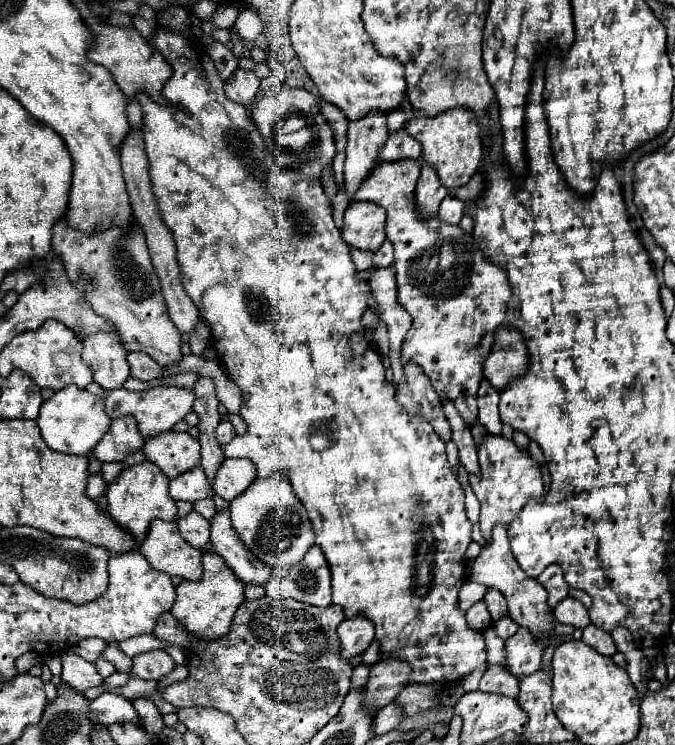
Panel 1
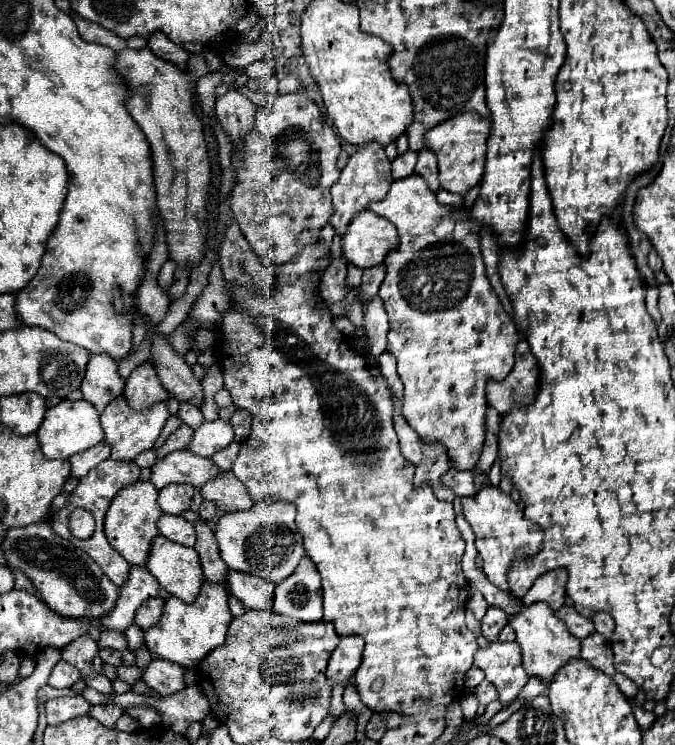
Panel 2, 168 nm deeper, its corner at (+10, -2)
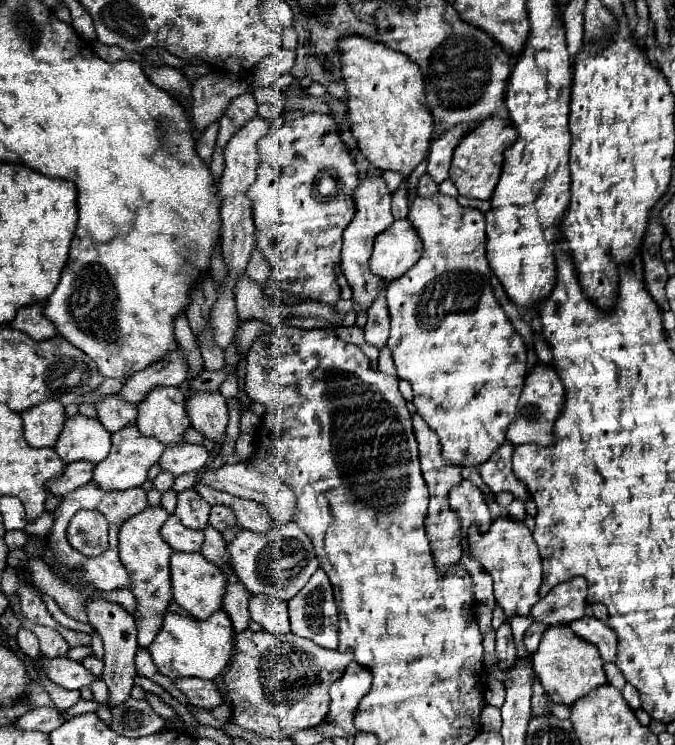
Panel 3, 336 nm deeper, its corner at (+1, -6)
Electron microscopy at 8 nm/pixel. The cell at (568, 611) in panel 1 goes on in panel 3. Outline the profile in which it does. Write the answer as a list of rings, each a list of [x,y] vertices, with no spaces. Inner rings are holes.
[[[583,616],[583,618],[575,620],[575,622],[571,622],[569,628],[581,640],[597,646],[597,650],[601,652],[601,658],[605,662],[615,662],[615,656],[617,656],[617,634],[613,634],[613,630],[605,622],[593,618],[593,616]]]

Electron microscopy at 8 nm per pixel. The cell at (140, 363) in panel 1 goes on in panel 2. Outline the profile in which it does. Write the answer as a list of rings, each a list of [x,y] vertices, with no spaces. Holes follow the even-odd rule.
[[[142,362],[140,366],[136,366],[132,370],[132,374],[126,380],[124,394],[130,402],[130,406],[136,410],[148,408],[148,406],[162,402],[162,400],[168,400],[168,392],[160,384],[150,362]]]

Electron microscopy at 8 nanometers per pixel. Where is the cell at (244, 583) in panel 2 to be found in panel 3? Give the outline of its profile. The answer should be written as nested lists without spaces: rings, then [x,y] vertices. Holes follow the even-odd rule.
[[[251,596],[249,612],[255,622],[259,622],[271,634],[289,634],[289,616],[287,616],[287,602],[277,602],[275,598],[267,596]]]

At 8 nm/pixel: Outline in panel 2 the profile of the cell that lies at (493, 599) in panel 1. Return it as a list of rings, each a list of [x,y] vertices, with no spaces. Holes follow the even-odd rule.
[[[490,606],[486,610],[484,620],[482,620],[482,636],[486,636],[488,640],[494,642],[498,630],[502,630],[506,626],[506,622],[508,622],[508,618],[506,618],[504,610],[502,608],[496,608],[496,606]]]

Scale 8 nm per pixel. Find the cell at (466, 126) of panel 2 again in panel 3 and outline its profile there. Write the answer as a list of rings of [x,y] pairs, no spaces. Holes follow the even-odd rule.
[[[487,118],[481,122],[471,134],[467,134],[461,144],[455,148],[453,164],[449,170],[449,176],[453,184],[457,186],[461,196],[467,198],[479,198],[479,200],[489,200],[493,196],[493,190],[499,182],[501,168],[503,168],[503,152],[517,140],[517,130],[513,130],[513,122],[509,118]]]

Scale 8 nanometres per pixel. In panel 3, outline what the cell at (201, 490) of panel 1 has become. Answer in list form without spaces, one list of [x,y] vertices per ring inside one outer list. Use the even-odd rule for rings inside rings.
[[[193,488],[177,494],[177,510],[175,510],[175,516],[187,528],[203,530],[209,524],[209,510],[211,510],[211,506]]]

